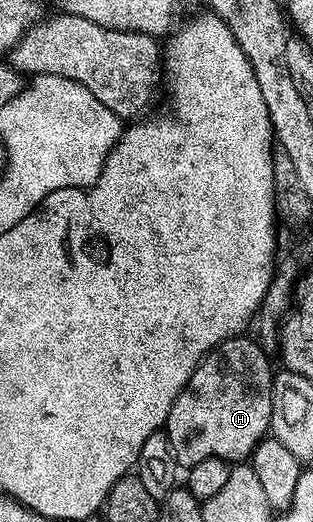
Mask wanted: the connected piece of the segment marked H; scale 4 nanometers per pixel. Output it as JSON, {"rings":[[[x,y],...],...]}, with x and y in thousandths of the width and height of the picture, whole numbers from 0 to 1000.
{"rings":[[[792,644],[725,648],[687,663],[639,693],[639,703],[607,720],[594,743],[556,766],[530,810],[543,858],[562,875],[562,891],[597,897],[633,881],[706,877],[744,889],[802,879],[812,858],[859,830],[869,814],[869,728],[875,707],[856,695],[859,680],[827,653],[802,655]]]}

